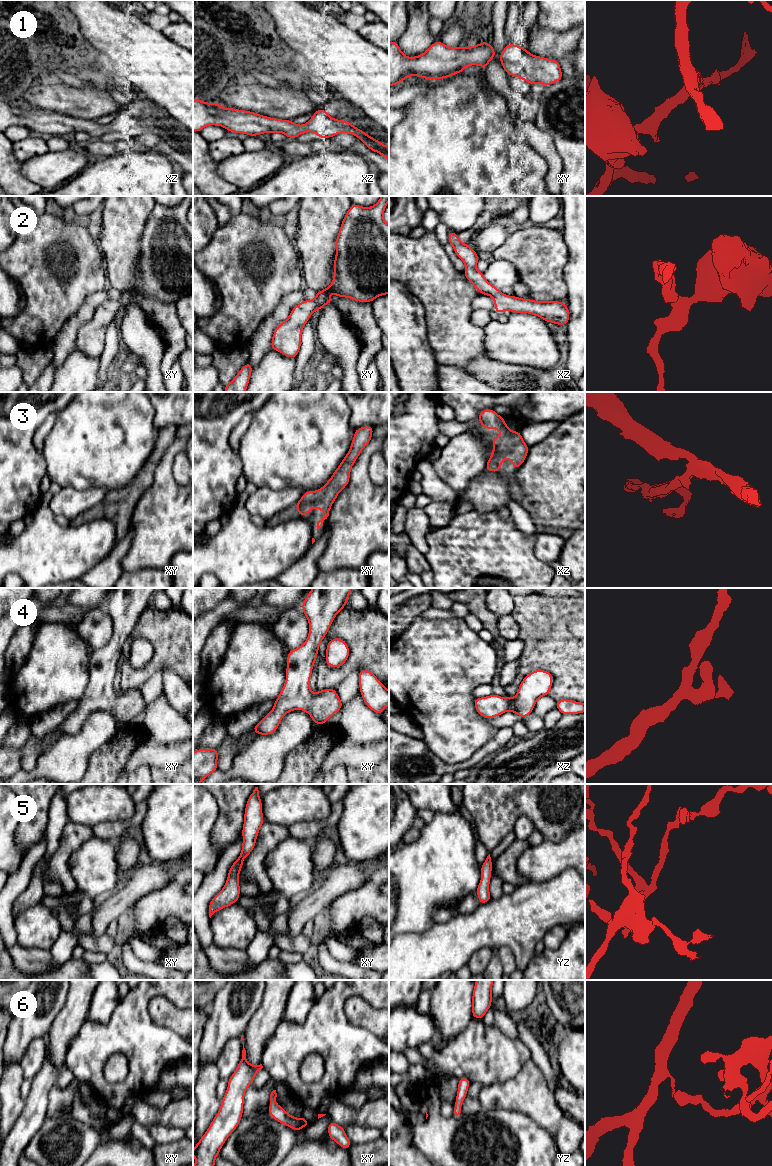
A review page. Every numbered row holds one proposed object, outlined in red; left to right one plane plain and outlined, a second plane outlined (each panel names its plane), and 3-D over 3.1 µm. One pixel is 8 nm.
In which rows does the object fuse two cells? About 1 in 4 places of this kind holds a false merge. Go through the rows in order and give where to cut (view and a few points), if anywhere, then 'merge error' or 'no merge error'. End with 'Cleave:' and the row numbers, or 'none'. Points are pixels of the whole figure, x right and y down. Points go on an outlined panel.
1: no cut | no merge error
2: no cut | no merge error
3: no cut | no merge error
4: no cut | no merge error
5: no cut | no merge error
6: no cut | no merge error
Cleave: none

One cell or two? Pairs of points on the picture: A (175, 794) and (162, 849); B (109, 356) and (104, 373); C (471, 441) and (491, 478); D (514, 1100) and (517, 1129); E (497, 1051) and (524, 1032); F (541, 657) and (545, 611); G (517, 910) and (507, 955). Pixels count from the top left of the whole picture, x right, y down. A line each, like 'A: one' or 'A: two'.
A: one
B: one
C: two
D: two
E: two
F: one
G: two

